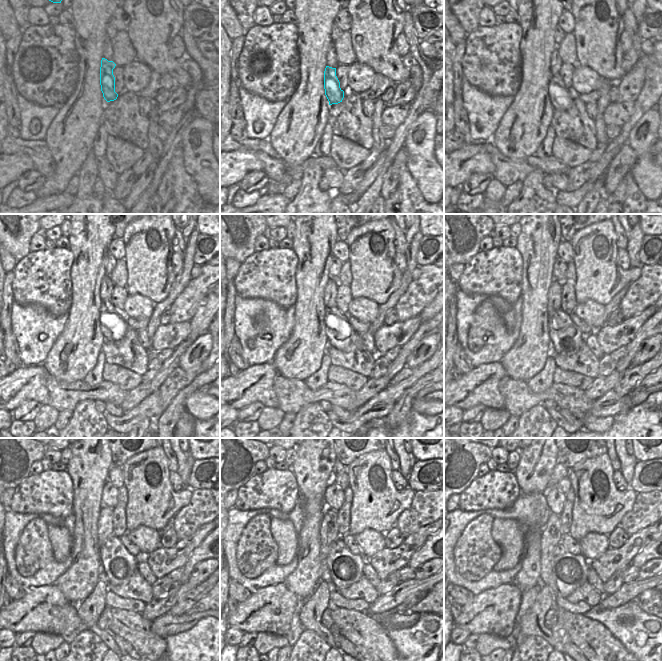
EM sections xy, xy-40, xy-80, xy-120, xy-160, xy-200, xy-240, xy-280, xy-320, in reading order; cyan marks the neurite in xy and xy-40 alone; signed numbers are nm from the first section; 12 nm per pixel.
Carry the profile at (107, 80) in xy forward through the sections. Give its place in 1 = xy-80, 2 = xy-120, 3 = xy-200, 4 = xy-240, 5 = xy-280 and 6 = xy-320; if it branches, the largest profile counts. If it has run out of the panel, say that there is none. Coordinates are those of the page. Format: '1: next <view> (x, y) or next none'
1: next xy-80 (556, 87)
2: next xy-120 (108, 313)
3: next xy-200 (566, 338)
4: next xy-240 (119, 565)
5: next xy-280 (345, 568)
6: next xy-320 (570, 571)

